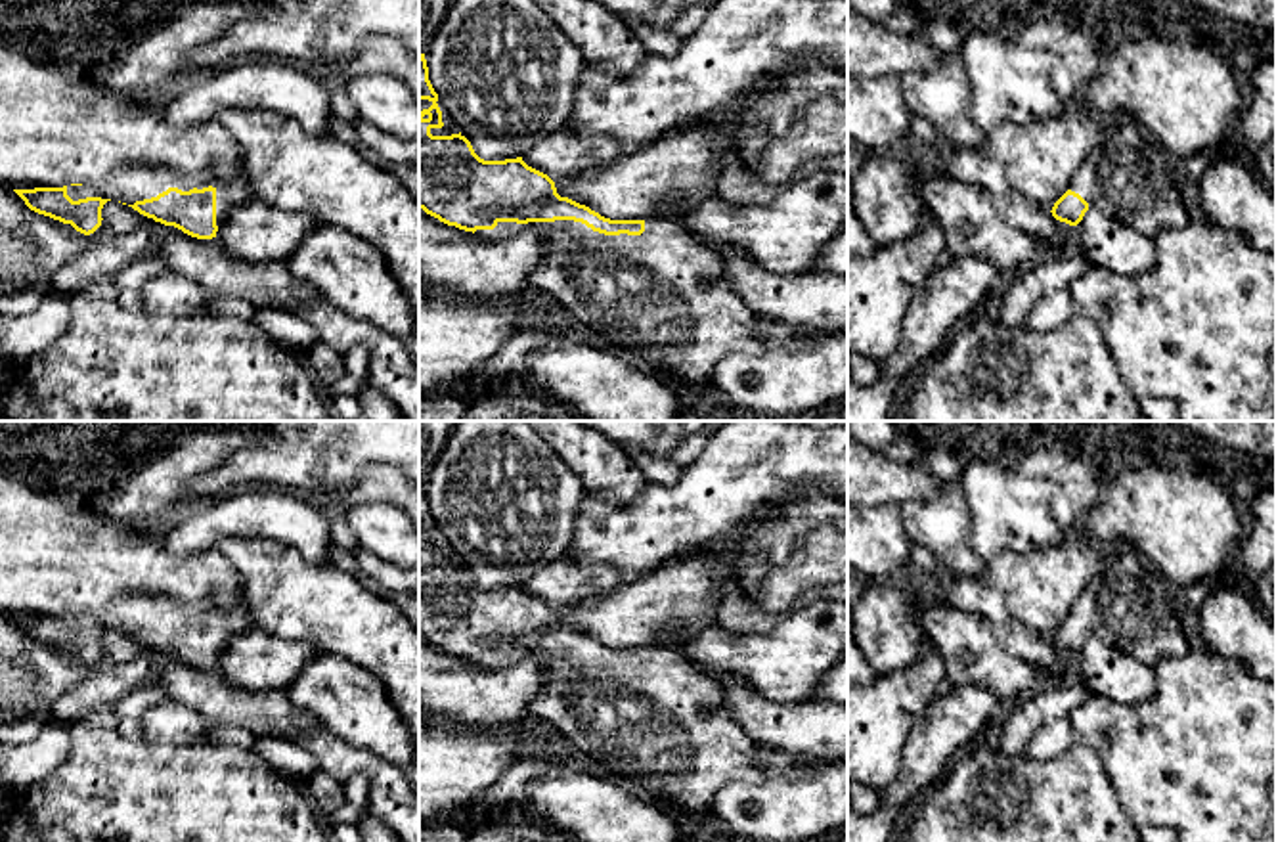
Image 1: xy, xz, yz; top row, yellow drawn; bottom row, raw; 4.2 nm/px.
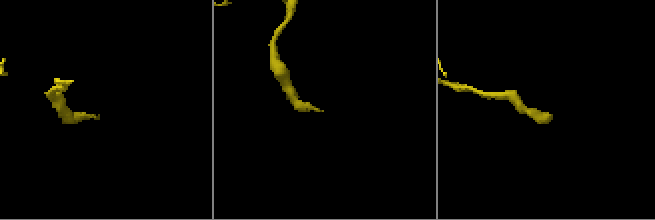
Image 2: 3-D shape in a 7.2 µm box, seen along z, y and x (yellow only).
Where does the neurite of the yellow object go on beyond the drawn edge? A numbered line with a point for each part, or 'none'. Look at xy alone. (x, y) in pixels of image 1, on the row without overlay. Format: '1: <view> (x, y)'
1: xy (134, 613)

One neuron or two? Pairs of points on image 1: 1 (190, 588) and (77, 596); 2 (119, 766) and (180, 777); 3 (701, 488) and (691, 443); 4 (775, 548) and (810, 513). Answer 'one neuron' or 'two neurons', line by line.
1: one neuron
2: one neuron
3: two neurons
4: one neuron

